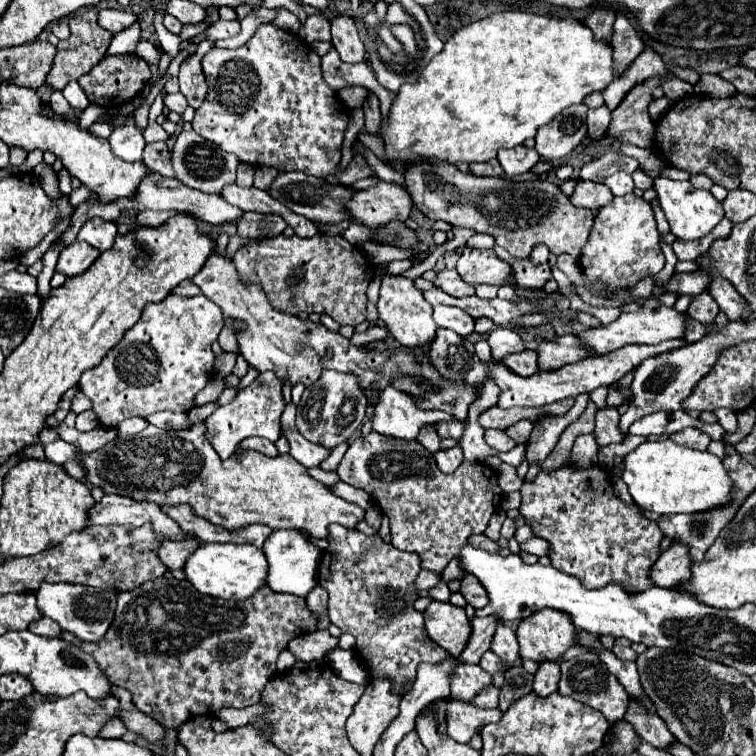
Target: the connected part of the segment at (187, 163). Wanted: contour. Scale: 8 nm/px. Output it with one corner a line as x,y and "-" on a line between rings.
182,131
172,147
172,165
176,171
176,177
188,185
190,189
202,191
202,193
220,193
220,189
228,183
234,183
236,179
236,167
238,157
232,153
222,151
218,145
212,145
210,141
204,141
194,131

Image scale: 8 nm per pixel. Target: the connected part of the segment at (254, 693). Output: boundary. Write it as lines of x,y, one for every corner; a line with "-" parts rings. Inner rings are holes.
160,577
158,581
148,581
132,591
118,593
116,621
110,625
102,641
80,641
78,637
72,637
72,633
62,633
62,639
80,645
92,655
112,685
124,687
132,693
134,705
140,711
152,715
168,729
178,729
184,721
196,715
214,715
222,707
256,705
264,685
276,673
280,649
286,649
302,629
306,629
306,633
316,631
316,625
318,619
306,607
304,597
274,593
264,587
256,597
248,597
248,601
224,601
198,593
186,579
176,581
-
228,643
236,645
234,653
228,651

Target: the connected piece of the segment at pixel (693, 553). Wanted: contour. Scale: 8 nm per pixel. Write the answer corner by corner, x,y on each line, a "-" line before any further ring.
728,505
722,509
712,509
704,513
688,513
676,517
662,517
658,521
662,533
674,541
684,541
690,545
690,557
702,561
708,547
714,543
724,525
734,517
740,505

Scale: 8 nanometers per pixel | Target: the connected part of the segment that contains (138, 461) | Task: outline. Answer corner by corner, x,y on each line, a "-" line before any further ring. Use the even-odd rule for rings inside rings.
196,423
186,431
166,431
154,425
148,425
144,431
134,435
132,439
116,437
104,447
92,453
80,453
80,465
86,469
86,483
92,487
100,487
104,495
116,493
124,497
132,497
136,501
152,501
160,507
164,505
190,505
192,511
224,529
240,529
252,523
264,523
272,529
298,529
308,533
310,537
326,539
328,527
332,523
340,523
348,529
354,529
358,521
364,519
364,511
358,505
352,505
328,491
326,485
318,483
306,473
306,467
300,465
290,455
278,457
262,457
256,451
234,453
228,461
220,461
214,453
208,439
204,439
204,423

